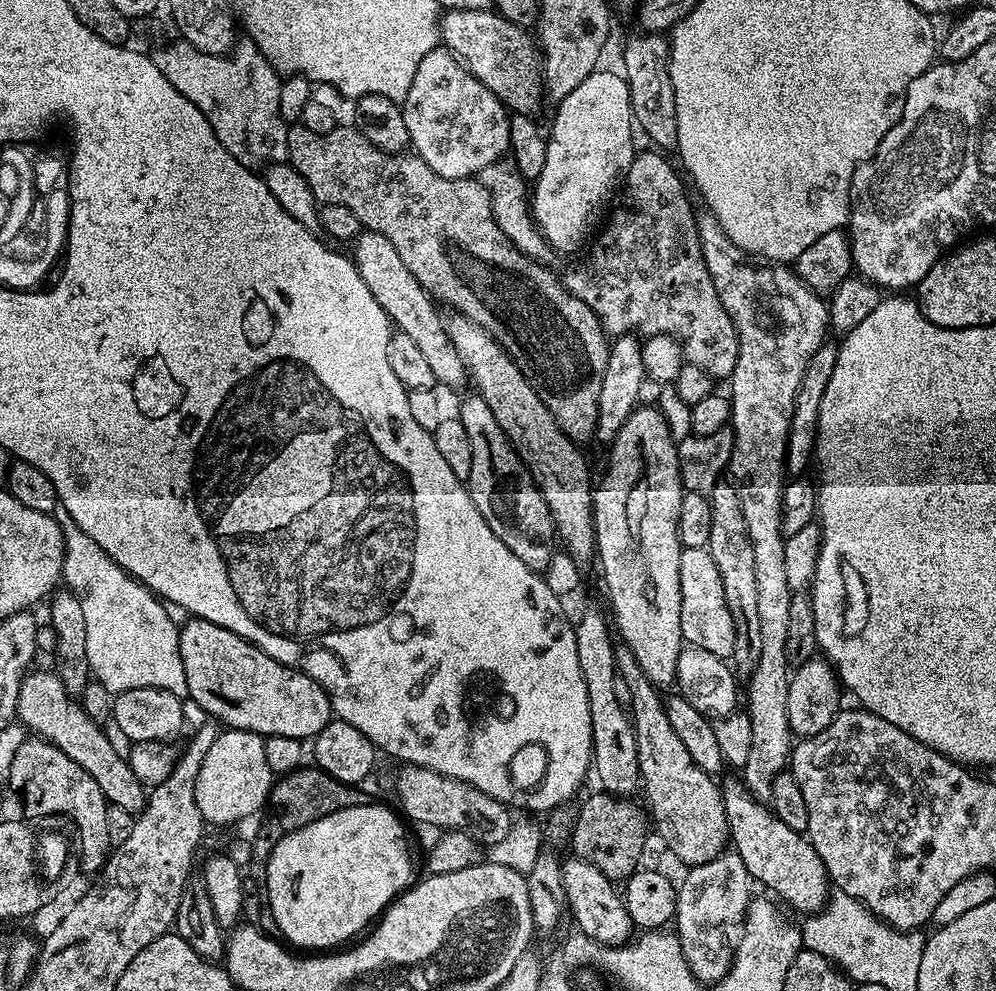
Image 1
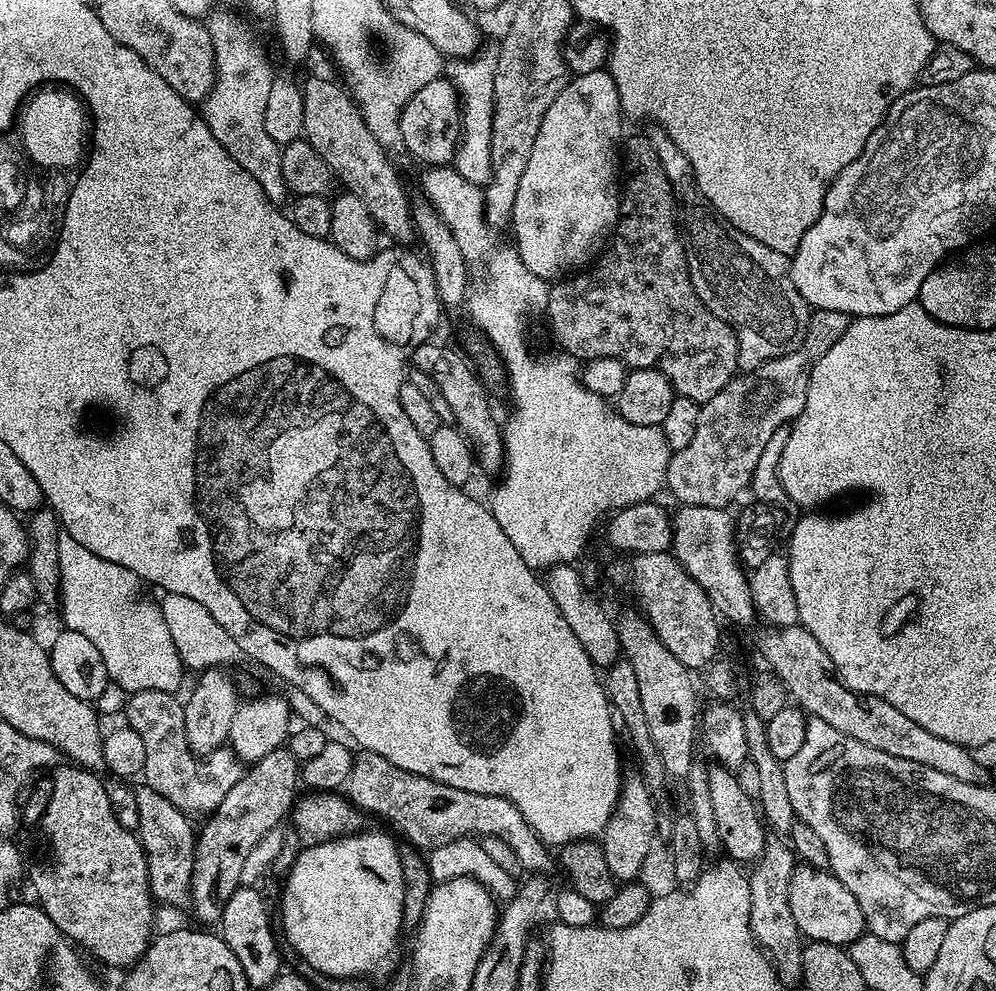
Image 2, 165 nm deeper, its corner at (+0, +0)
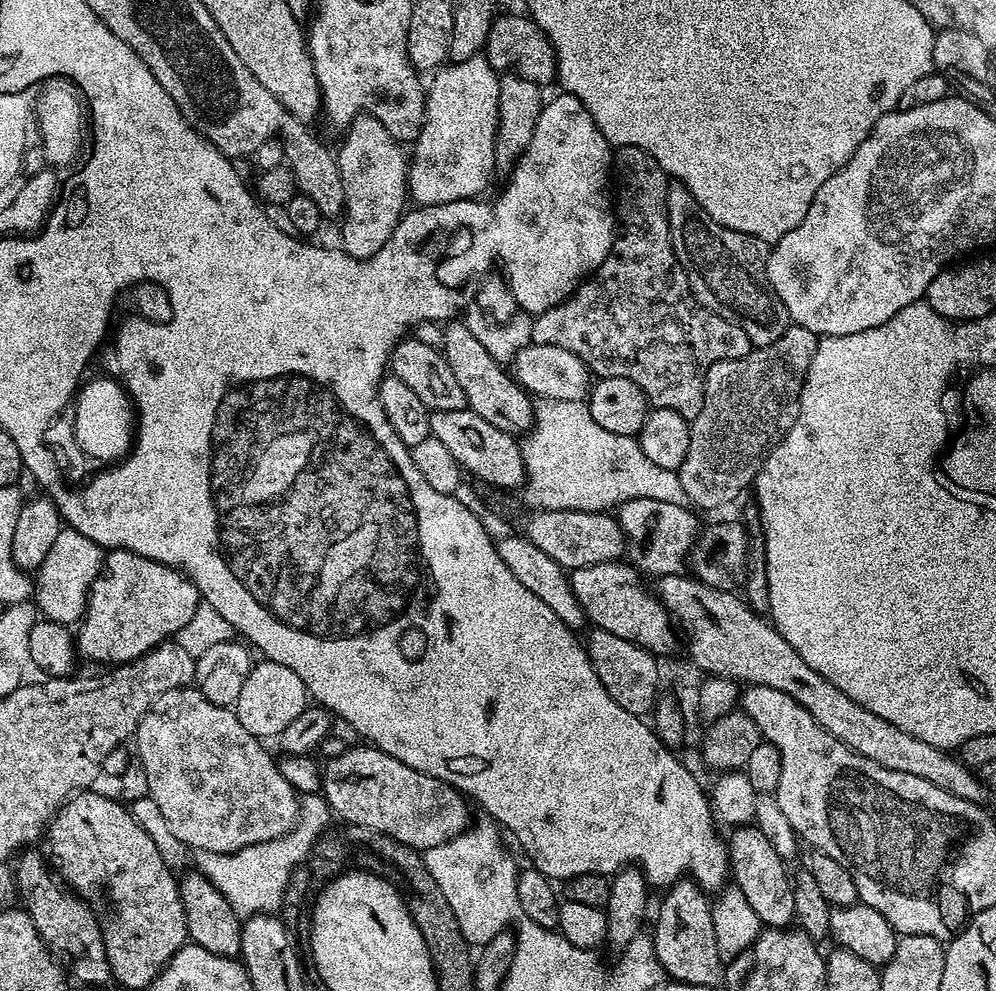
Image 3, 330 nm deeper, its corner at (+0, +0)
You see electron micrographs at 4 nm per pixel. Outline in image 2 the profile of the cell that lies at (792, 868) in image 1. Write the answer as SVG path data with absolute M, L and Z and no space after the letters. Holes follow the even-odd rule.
M797 863L790 874L788 893L790 910L794 914L794 922L798 922L801 937L809 941L851 946L859 936L865 935L862 906L858 906L858 898L854 898L854 894L850 894L850 890L846 890L846 886L842 886L842 882L831 871Z

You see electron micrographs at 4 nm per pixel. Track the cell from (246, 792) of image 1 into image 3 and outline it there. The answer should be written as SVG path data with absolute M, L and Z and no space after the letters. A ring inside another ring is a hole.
M261 659L253 663L250 674L246 678L246 683L242 686L242 694L238 694L234 705L236 717L254 734L257 738L264 736L279 737L282 730L286 730L286 725L294 722L298 714L302 714L304 708L309 707L310 697L302 678L294 674L286 666L282 666L273 660Z

